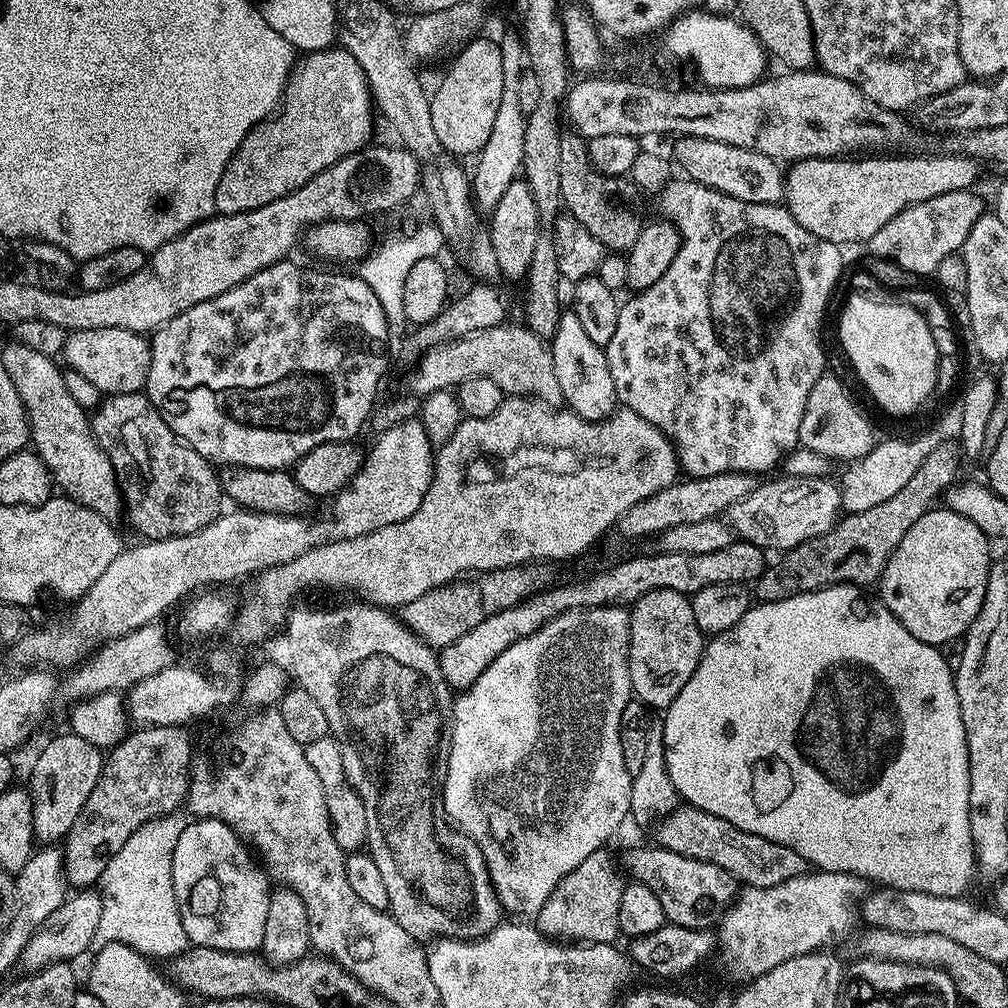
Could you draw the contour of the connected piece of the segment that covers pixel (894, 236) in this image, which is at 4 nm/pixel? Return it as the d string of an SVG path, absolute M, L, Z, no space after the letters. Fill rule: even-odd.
M975 191L951 192L938 194L938 198L930 198L928 202L918 202L890 218L878 234L874 234L866 242L866 248L872 251L873 257L882 260L893 260L898 266L906 266L918 278L931 277L935 273L938 262L947 256L955 256L966 242L966 234L970 234L970 226L985 215L984 204L975 196Z

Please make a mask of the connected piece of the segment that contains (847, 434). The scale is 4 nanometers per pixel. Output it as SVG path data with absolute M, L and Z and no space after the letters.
M831 374L820 376L818 382L814 382L814 390L810 390L810 398L806 398L806 410L802 410L800 444L814 450L814 454L822 454L827 460L851 462L865 456L872 449L873 443L872 428L868 425L867 418L860 413L859 406L852 401L851 394L844 389L843 382Z

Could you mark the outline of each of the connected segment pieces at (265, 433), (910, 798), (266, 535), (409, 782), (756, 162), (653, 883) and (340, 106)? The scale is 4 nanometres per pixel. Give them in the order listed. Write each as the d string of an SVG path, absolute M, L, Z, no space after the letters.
M291 259L279 260L277 264L258 270L258 274L250 274L242 282L238 282L230 290L218 294L218 298L210 298L206 302L198 302L198 306L190 306L178 318L172 318L161 328L151 333L150 370L146 395L148 400L162 414L162 418L185 440L202 458L216 466L234 468L275 468L291 469L314 446L322 446L330 442L355 441L356 435L366 428L369 416L378 404L376 391L380 388L380 379L388 368L388 332L390 325L382 310L382 302L378 302L378 294L366 286L366 282L358 274L347 276L344 272L319 272L316 268L303 268L300 264L291 264Z
M836 584L815 592L796 593L780 601L756 602L748 607L746 614L742 614L742 618L738 618L738 622L734 622L734 626L730 626L730 630L711 637L704 645L704 653L698 662L698 670L694 670L694 674L690 674L690 682L686 682L686 686L682 686L682 694L678 694L678 698L674 698L672 705L663 713L666 770L670 774L670 782L674 782L677 797L685 805L692 805L698 810L705 811L706 814L724 818L726 822L733 823L739 830L744 830L749 834L756 834L761 838L769 839L770 842L793 848L795 853L807 860L813 869L825 872L845 872L851 876L857 875L865 882L881 880L884 883L881 885L888 890L902 892L919 890L935 896L960 896L962 892L960 888L966 887L971 882L972 875L977 875L978 865L976 847L972 845L972 835L970 834L970 758L966 750L966 726L962 726L962 706L958 706L954 668L950 660L948 664L947 658L940 653L943 651L937 645L927 644L914 638L914 634L910 634L910 630L906 630L906 626L902 626L902 622L898 622L898 618L894 618L890 609L883 606L864 608L864 596L860 592L863 591L858 590L855 584Z
M416 418L394 425L392 429L379 433L375 439L376 445L370 450L367 449L364 462L356 471L355 478L341 492L331 497L332 513L329 516L307 520L307 515L304 514L247 510L225 511L217 520L210 522L210 526L194 534L140 542L137 548L125 547L118 554L118 558L114 558L114 562L106 566L98 582L94 582L94 586L90 586L90 590L86 590L86 594L75 601L76 613L69 620L64 620L61 624L48 624L45 628L33 627L25 632L21 640L17 640L12 645L10 655L20 663L17 664L20 666L51 666L53 669L71 669L79 665L89 654L95 652L101 644L109 640L117 640L118 637L128 632L159 621L163 612L170 611L176 603L179 605L197 590L204 590L209 586L228 586L224 584L230 583L235 576L248 576L251 572L259 574L268 568L282 566L286 562L294 562L298 554L306 554L306 550L311 548L331 544L334 540L353 540L370 534L374 530L382 530L382 526L394 526L394 522L402 522L410 518L418 510L418 506L422 506L422 498L426 498L426 490L430 490L434 471L432 439L426 434L423 424Z
M359 602L360 604L340 604L337 608L300 608L296 606L288 613L288 619L283 625L284 644L288 647L288 664L295 683L306 694L310 694L318 702L318 706L326 713L328 731L338 742L342 750L342 766L346 770L349 786L362 798L362 806L366 806L366 826L368 838L366 851L374 858L378 871L382 874L382 882L386 886L386 894L390 894L388 912L410 934L421 942L433 938L451 938L454 940L477 940L488 932L493 932L502 923L500 899L496 896L496 888L492 885L492 876L488 872L488 863L475 840L463 831L455 832L440 821L436 807L441 807L442 781L448 771L448 750L450 747L450 721L454 703L453 689L448 687L440 669L437 653L429 644L424 644L411 632L399 615L393 614L387 608L377 608L375 604Z
M681 136L675 143L671 155L679 167L680 164L684 167L683 175L687 179L697 180L699 184L710 186L730 198L738 198L738 202L780 204L783 201L785 173L781 165L766 154L697 136Z
M654 844L628 851L624 864L623 867L630 870L629 877L633 881L649 886L654 894L658 894L665 919L680 928L700 930L709 927L710 920L706 916L713 909L721 911L731 905L738 892L736 879L724 868Z
M342 46L323 48L320 52L309 52L301 55L298 63L293 67L291 74L288 75L288 84L284 87L284 99L278 114L264 120L257 128L252 128L250 134L246 134L246 138L242 138L242 146L238 146L238 150L230 158L230 162L222 174L222 178L218 182L218 190L214 194L216 212L222 216L233 216L234 214L249 212L250 210L258 210L262 206L266 206L266 202L274 202L278 198L282 198L286 194L298 190L298 186L306 186L306 182L310 182L310 178L322 174L322 170L334 166L334 162L346 158L350 154L359 152L361 148L369 147L371 140L368 139L372 136L372 112L374 116L374 99L372 97L372 90L368 86L366 74L362 70L362 66L358 66L358 62Z

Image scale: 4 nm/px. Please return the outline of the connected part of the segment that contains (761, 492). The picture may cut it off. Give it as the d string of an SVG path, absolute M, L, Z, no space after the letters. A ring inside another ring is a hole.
M781 475L781 480L757 483L756 489L742 502L734 502L726 513L726 523L739 539L765 550L787 550L831 530L840 519L840 489L831 479L794 478Z

